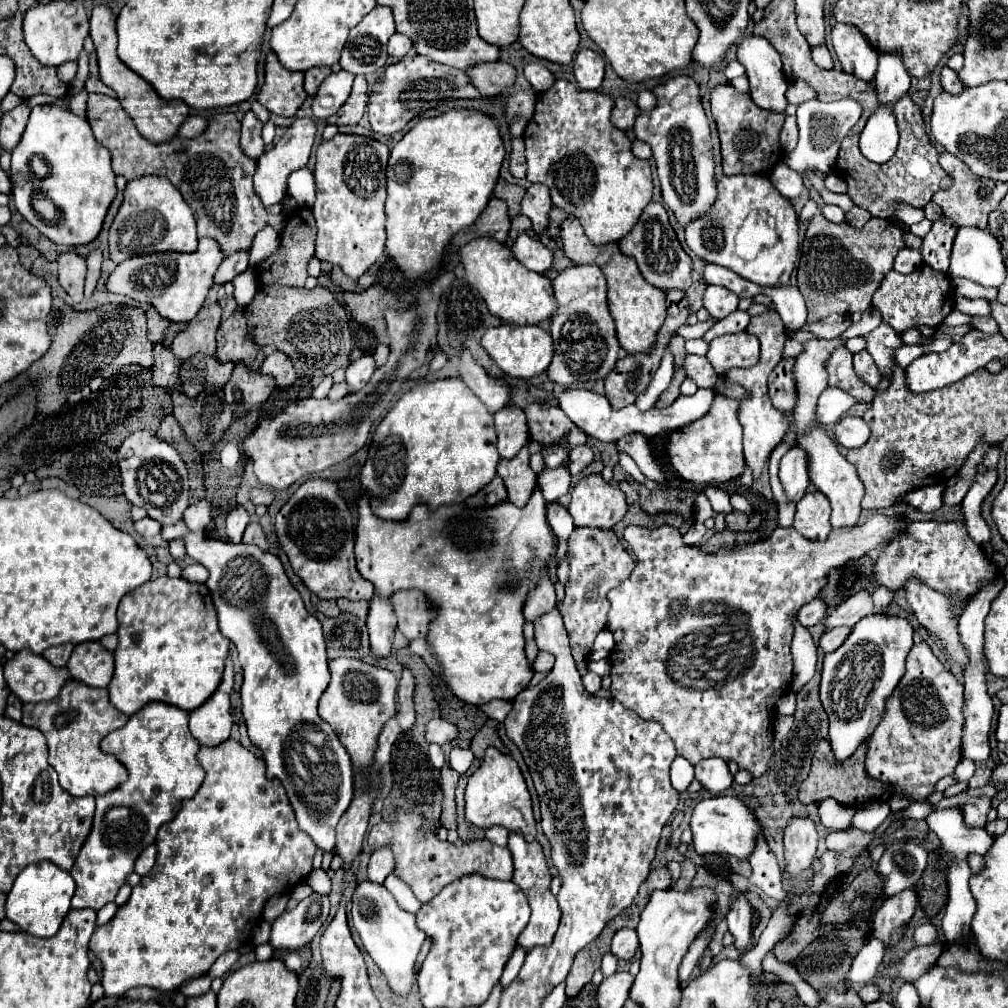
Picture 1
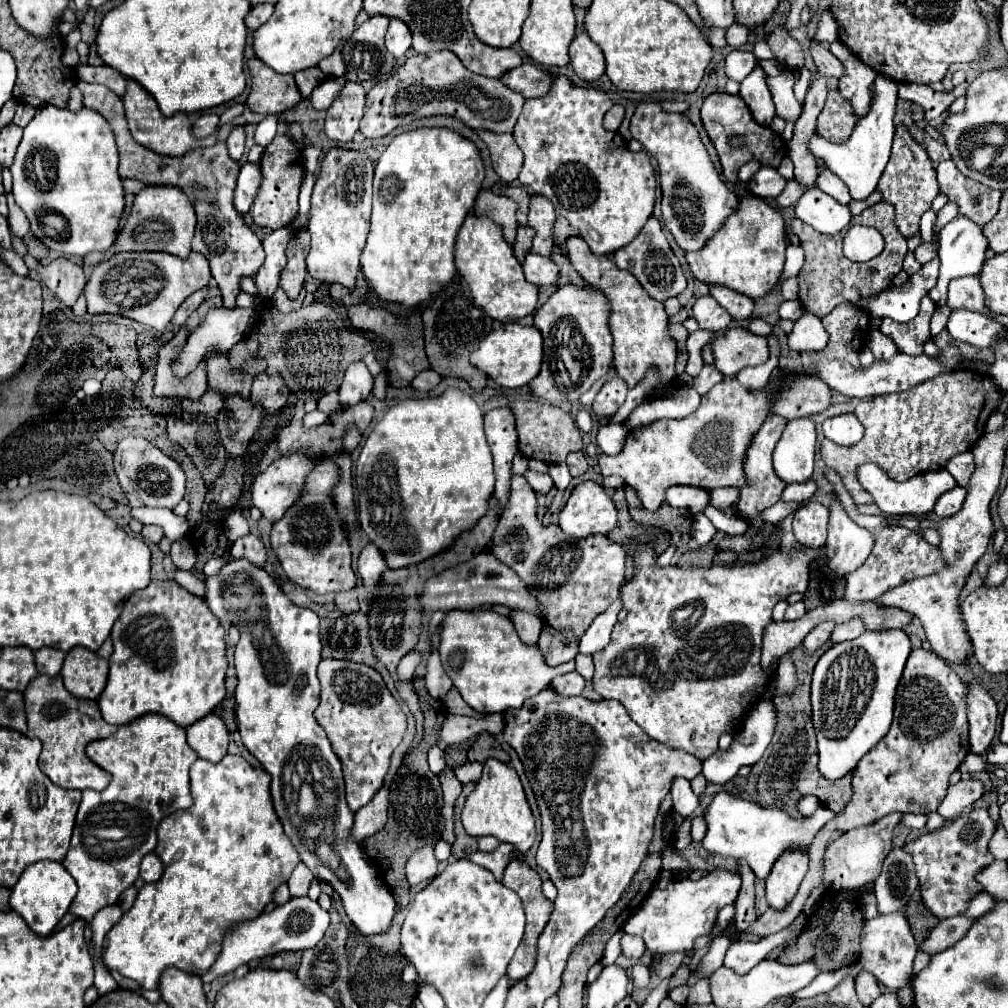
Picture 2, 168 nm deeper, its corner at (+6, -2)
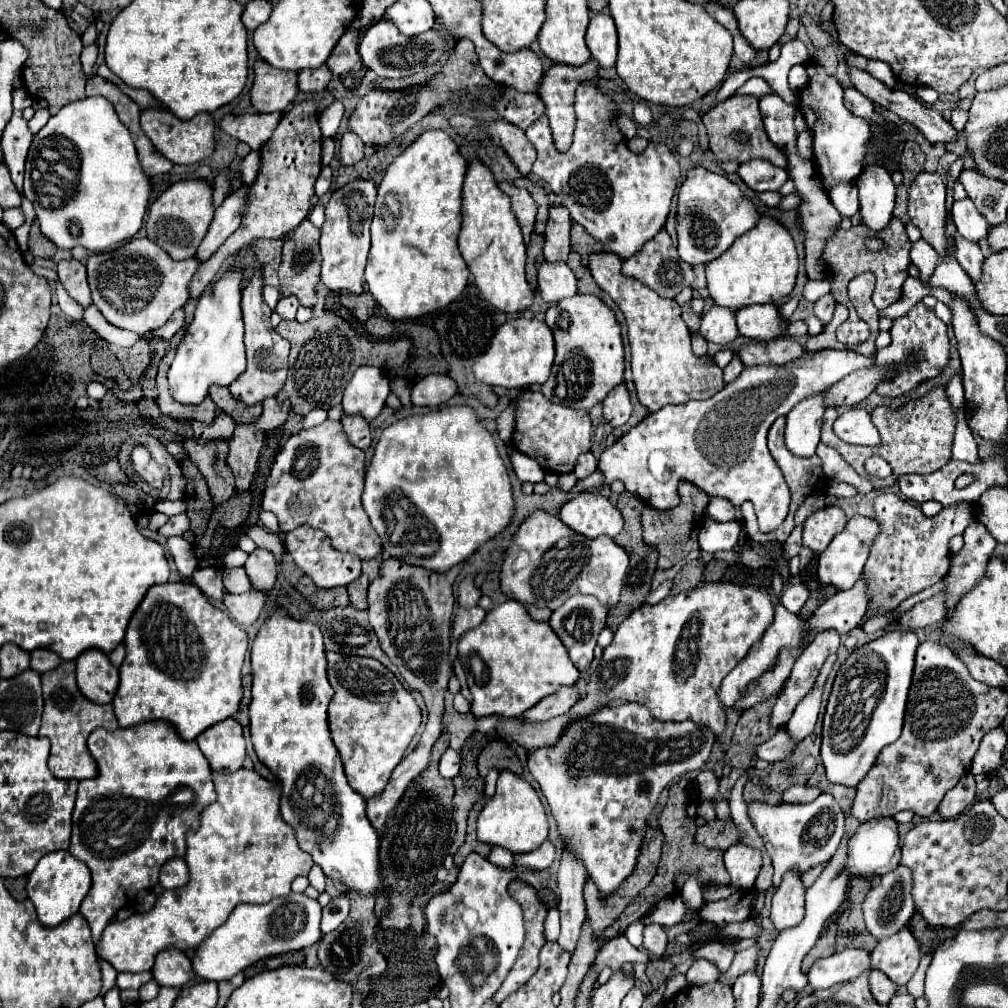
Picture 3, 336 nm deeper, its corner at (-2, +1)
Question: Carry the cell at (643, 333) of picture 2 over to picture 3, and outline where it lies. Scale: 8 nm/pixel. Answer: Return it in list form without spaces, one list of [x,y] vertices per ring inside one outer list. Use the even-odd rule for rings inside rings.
[[[593,252],[593,254],[589,254],[589,270],[591,270],[591,276],[597,282],[597,286],[603,292],[607,292],[615,300],[615,304],[621,308],[621,312],[625,314],[627,328],[629,328],[633,382],[635,382],[639,402],[649,412],[655,412],[655,410],[663,408],[665,404],[685,404],[689,400],[711,398],[713,394],[717,394],[725,386],[723,380],[721,380],[721,368],[713,362],[713,358],[711,356],[697,358],[691,352],[691,334],[689,334],[685,322],[681,320],[681,308],[679,308],[679,304],[675,300],[661,298],[659,294],[651,292],[651,288],[647,288],[645,284],[639,284],[639,280],[635,280],[631,276],[625,276],[621,272],[621,258],[611,254],[611,252]]]

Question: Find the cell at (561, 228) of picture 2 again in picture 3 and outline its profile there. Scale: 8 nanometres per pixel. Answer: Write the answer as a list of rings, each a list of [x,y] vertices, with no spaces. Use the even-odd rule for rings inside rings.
[[[573,224],[573,226],[571,226],[571,248],[573,248],[577,254],[581,254],[583,264],[587,264],[587,254],[589,254],[589,252],[603,250],[603,248],[599,248],[599,240],[591,238],[591,236],[585,232],[585,228],[579,226],[579,224]]]

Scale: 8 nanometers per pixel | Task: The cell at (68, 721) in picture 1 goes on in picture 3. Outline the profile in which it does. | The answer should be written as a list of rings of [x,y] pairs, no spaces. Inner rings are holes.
[[[67,660],[59,664],[59,668],[41,674],[43,682],[43,698],[45,708],[41,716],[41,730],[39,736],[47,736],[51,740],[51,756],[49,756],[49,770],[57,778],[75,778],[75,780],[87,780],[97,776],[97,764],[91,752],[87,750],[87,736],[95,728],[105,726],[107,730],[119,728],[117,718],[113,714],[111,704],[95,704],[87,700],[77,684],[75,684],[75,662]]]

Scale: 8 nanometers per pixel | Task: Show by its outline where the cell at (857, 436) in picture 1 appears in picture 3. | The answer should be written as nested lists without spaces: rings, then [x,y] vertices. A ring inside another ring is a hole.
[[[849,408],[845,410],[833,424],[835,434],[847,444],[863,444],[875,446],[879,444],[879,432],[871,424],[871,416],[867,410]]]

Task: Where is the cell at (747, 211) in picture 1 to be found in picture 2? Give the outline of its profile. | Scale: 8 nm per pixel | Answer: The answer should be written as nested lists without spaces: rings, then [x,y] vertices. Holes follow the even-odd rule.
[[[743,197],[739,209],[725,221],[723,229],[695,253],[687,253],[687,263],[697,281],[723,285],[751,299],[765,297],[779,281],[785,263],[785,221],[779,211],[759,197]]]

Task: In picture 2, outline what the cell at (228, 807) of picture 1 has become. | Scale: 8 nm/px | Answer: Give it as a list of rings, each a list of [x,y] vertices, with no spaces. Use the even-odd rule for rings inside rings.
[[[225,755],[221,763],[209,763],[205,759],[197,759],[191,765],[191,793],[193,793],[193,805],[185,811],[177,811],[175,815],[169,815],[163,819],[163,823],[159,825],[159,845],[157,845],[157,855],[161,857],[161,861],[165,863],[165,873],[157,883],[147,883],[141,887],[135,905],[131,907],[131,911],[127,911],[121,921],[105,935],[103,941],[103,963],[113,969],[119,971],[123,977],[137,981],[143,989],[157,989],[159,987],[159,977],[167,967],[177,967],[181,971],[187,973],[195,973],[201,975],[203,971],[207,971],[217,955],[219,955],[219,947],[221,947],[221,939],[223,939],[223,931],[227,929],[229,923],[241,923],[247,919],[255,919],[255,915],[263,913],[263,909],[269,905],[273,891],[281,885],[287,883],[291,871],[295,869],[295,865],[301,861],[295,847],[291,845],[291,841],[287,839],[287,835],[283,833],[283,827],[279,823],[279,817],[275,815],[273,803],[271,803],[271,793],[269,793],[269,783],[271,783],[271,775],[263,769],[255,769],[251,767],[241,755]]]

